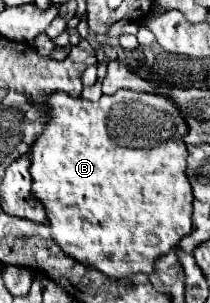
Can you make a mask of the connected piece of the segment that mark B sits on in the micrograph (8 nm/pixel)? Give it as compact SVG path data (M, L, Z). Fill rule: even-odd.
M118 90L112 96L102 96L98 102L88 102L84 98L70 98L64 92L54 92L46 102L50 106L50 122L46 124L44 132L36 138L36 142L34 142L32 150L30 150L30 158L32 158L30 174L32 174L32 180L34 180L32 182L32 192L44 204L44 208L46 208L48 224L52 228L52 238L56 240L56 244L60 248L64 248L66 254L70 254L72 258L76 258L78 262L82 262L88 268L100 270L108 278L120 278L122 280L122 278L130 278L134 274L150 276L156 260L160 256L164 256L164 252L174 250L178 240L184 238L192 230L192 222L190 222L190 214L192 214L192 188L190 188L188 178L186 178L184 140L178 138L178 132L172 134L168 130L168 124L186 124L184 116L180 114L180 108L168 96L150 94L150 92L132 92L132 90ZM120 140L142 140L142 142L148 142L148 144L142 144L142 146L150 146L150 148L130 148L128 144L120 146Z

